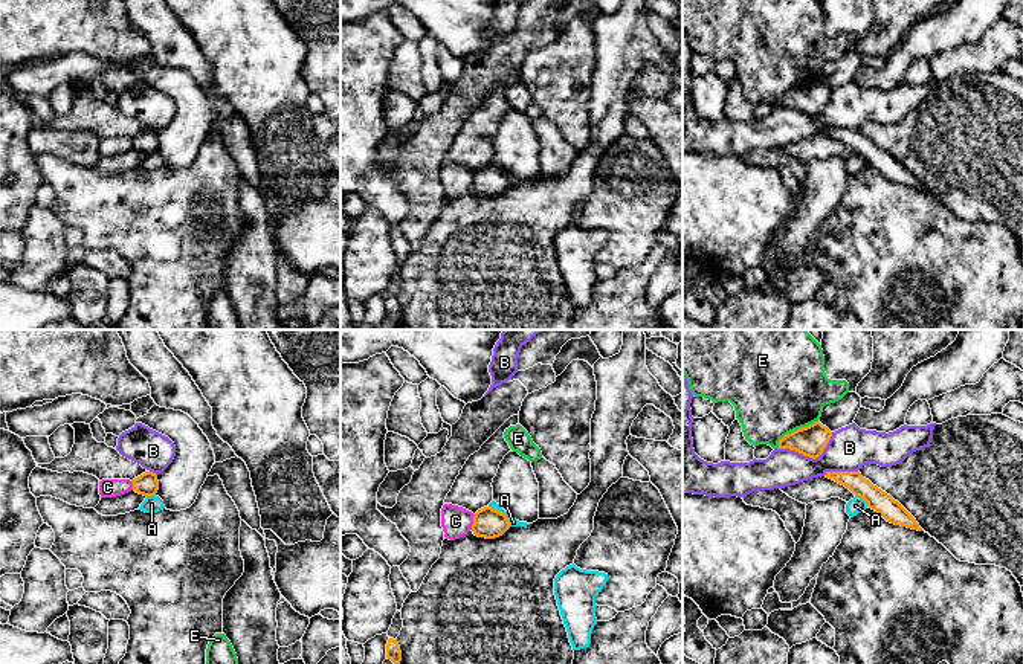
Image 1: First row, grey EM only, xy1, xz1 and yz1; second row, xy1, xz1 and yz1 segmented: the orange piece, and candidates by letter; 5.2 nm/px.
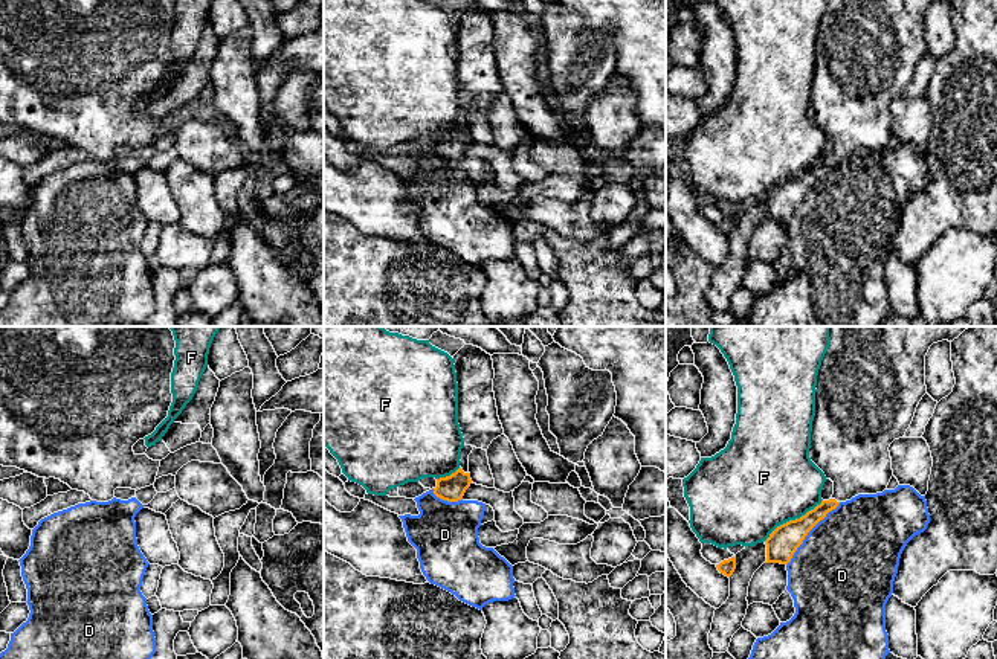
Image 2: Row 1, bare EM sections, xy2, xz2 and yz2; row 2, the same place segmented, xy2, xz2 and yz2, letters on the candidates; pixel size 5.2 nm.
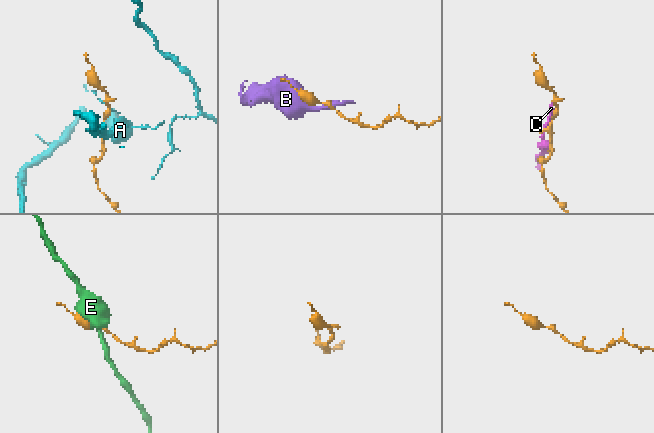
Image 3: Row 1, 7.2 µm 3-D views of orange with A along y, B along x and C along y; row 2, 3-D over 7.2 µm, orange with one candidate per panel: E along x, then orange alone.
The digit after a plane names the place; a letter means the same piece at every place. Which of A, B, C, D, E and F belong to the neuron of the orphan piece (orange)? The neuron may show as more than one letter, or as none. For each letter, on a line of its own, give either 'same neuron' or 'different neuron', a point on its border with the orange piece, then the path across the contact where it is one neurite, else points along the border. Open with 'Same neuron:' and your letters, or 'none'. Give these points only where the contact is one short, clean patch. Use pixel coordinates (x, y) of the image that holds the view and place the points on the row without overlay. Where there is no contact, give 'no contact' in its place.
Same neuron: none
A: different neuron | xz1 (503, 171) | along xz1 (489, 164), (500, 168), (510, 183)
B: different neuron | yz1 (810, 115)
C: different neuron | xz1 (474, 180)
D: different neuron | yz2 (808, 189)
E: different neuron | yz1 (794, 89)
F: different neuron | yz2 (793, 179)

